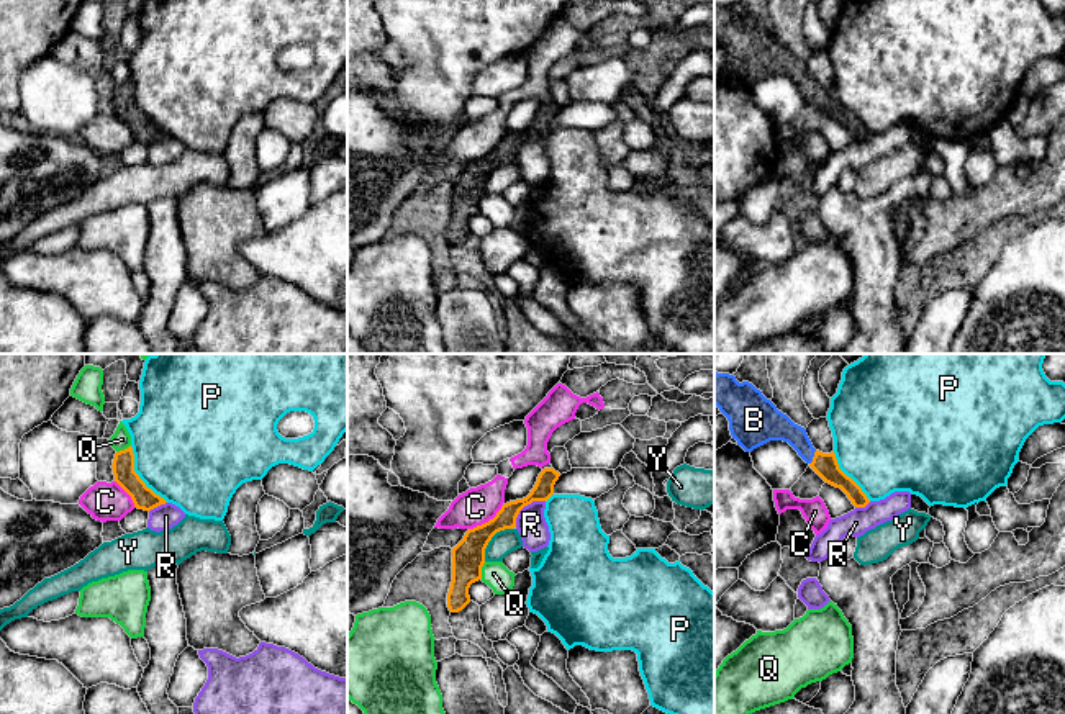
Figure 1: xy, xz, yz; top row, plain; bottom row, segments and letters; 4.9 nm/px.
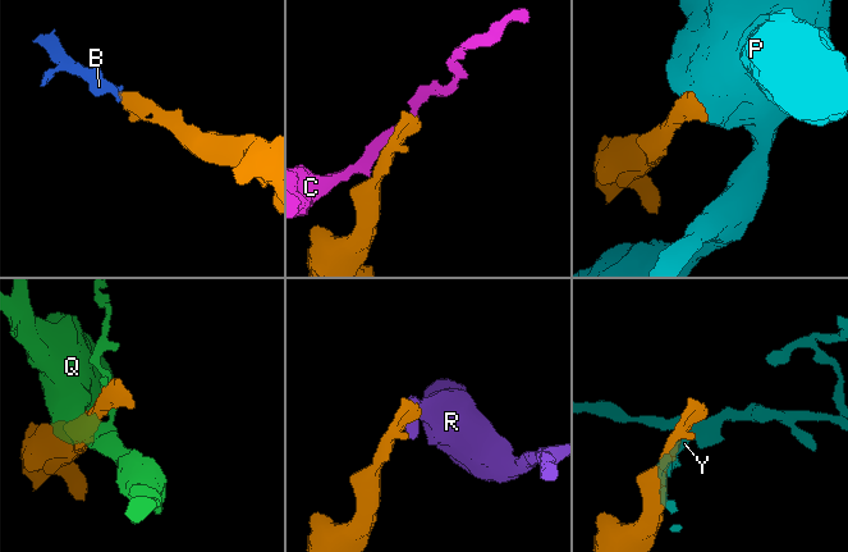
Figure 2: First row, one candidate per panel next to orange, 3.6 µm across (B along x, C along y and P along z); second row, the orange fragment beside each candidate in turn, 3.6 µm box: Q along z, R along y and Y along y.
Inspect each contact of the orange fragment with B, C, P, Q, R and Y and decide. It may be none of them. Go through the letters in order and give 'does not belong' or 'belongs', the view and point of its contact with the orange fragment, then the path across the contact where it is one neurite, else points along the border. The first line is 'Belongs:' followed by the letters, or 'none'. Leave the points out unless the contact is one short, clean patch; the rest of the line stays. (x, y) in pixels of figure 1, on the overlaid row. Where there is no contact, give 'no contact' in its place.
Belongs: B
B: belongs; contact yz (813, 457); way yz (826, 465), (813, 457), (785, 429), (774, 424)
C: does not belong; contact xz (489, 521); border xz (503, 505), (492, 518), (469, 529)
P: does not belong; contact xy (138, 477)
Q: does not belong; contact xz (480, 570)
R: does not belong; contact xz (525, 505); border xz (544, 500), (528, 503), (520, 511), (515, 526)
Y: does not belong; contact xz (490, 539); border xz (512, 528), (500, 529), (492, 537), (484, 560)

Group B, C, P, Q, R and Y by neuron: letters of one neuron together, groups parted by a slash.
B / C / P / Q / R / Y

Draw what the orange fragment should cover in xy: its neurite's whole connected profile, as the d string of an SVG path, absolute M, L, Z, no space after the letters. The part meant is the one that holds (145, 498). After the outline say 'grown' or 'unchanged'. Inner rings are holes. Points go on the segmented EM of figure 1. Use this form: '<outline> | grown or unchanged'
M131 445L115 454L111 468L115 481L131 496L134 508L151 511L167 503L147 488L134 472L134 454Z | unchanged

